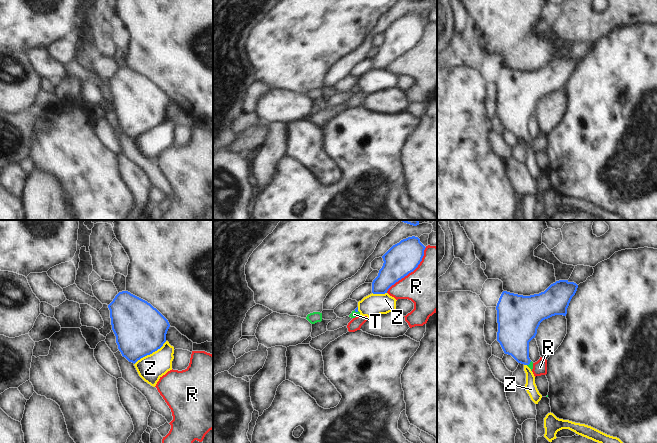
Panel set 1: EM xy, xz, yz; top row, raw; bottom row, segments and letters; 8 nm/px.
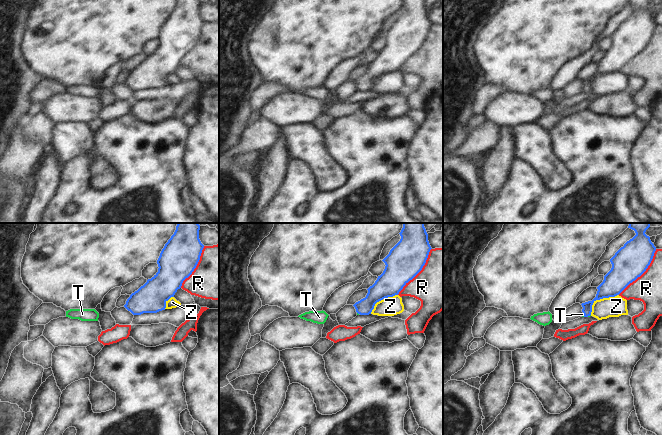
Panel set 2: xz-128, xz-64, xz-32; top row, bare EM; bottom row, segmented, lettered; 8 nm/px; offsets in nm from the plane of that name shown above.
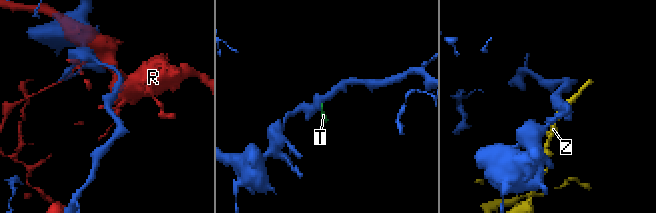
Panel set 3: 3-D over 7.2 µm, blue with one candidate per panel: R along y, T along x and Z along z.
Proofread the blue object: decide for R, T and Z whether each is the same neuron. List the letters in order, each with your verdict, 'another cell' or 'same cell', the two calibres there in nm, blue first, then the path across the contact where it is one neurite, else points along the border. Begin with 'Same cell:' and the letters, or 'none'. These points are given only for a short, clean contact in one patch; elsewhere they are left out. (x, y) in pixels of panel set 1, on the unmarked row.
Same cell: T
R: another cell; calibres 260 and 420 nm
T: same cell; calibres 260 and 40 nm; way yz (514, 112), (521, 131), (529, 139), (530, 141)
Z: another cell; calibres 420 and 220 nm; border xy (166, 117), (159, 124), (141, 133), (134, 140)

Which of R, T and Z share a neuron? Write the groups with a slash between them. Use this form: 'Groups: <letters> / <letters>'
Groups: R / T / Z

